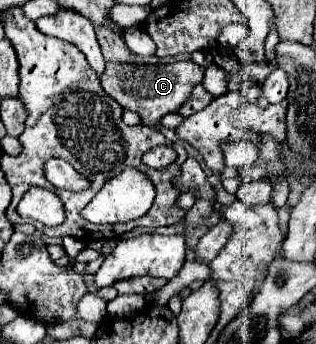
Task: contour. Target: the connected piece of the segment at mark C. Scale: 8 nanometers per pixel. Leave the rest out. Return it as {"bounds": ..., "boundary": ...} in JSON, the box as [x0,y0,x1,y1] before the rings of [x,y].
{"bounds":[99,60,205,126],"boundary":[[[191,60],[145,66],[145,64],[121,64],[121,62],[105,62],[105,70],[99,76],[103,90],[117,100],[125,110],[133,110],[141,116],[143,124],[155,126],[157,120],[169,112],[175,112],[179,104],[187,102],[193,88],[201,84],[205,68],[197,66]]]}

